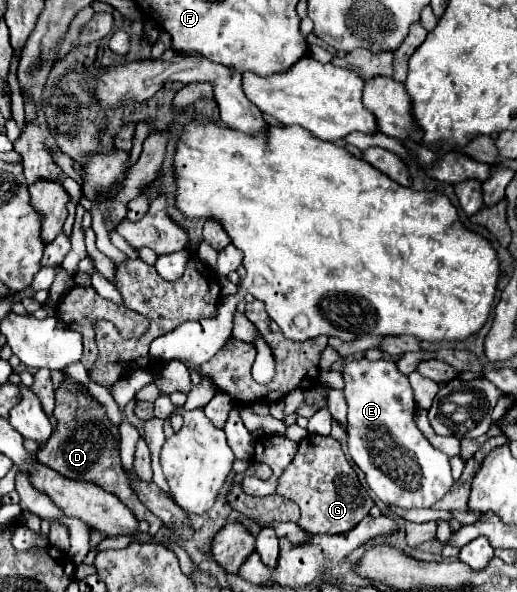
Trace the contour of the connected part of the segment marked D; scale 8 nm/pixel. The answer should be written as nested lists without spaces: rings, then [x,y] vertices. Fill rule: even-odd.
[[[65,376],[59,390],[55,391],[55,410],[53,416],[57,418],[57,426],[45,446],[39,448],[37,460],[55,472],[59,472],[65,478],[71,480],[85,480],[101,486],[103,490],[115,494],[123,500],[123,504],[135,514],[135,518],[141,522],[145,520],[149,524],[147,534],[155,534],[163,522],[155,518],[141,502],[137,502],[137,496],[133,496],[133,490],[129,490],[129,484],[125,482],[125,474],[121,474],[121,458],[119,450],[111,450],[111,446],[119,446],[119,430],[113,428],[105,416],[105,408],[79,408],[77,406],[77,394],[75,388],[79,384]]]

